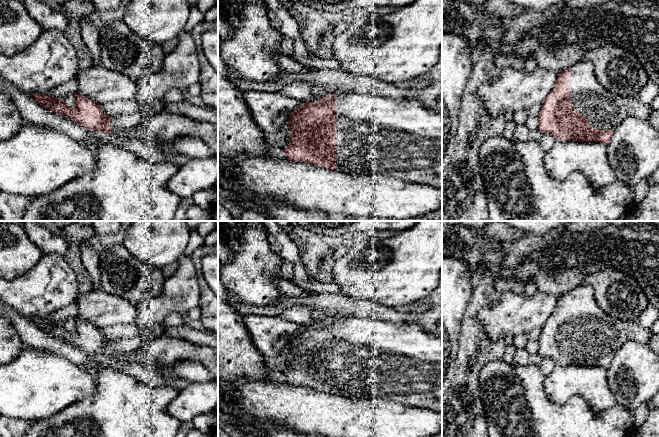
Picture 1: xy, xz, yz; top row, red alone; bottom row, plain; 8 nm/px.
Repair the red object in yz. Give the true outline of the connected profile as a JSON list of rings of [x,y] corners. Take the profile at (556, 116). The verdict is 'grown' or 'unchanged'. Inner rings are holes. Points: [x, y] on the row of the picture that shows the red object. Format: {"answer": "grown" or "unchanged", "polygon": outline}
{"answer": "grown", "polygon": [[[581,60],[558,72],[554,88],[543,101],[538,115],[538,130],[550,133],[559,141],[600,142],[608,145],[614,130],[628,117],[648,120],[650,106],[637,98],[623,97],[610,93],[599,84],[591,62]]]}

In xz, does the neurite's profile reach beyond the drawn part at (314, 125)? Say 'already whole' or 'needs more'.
needs more

